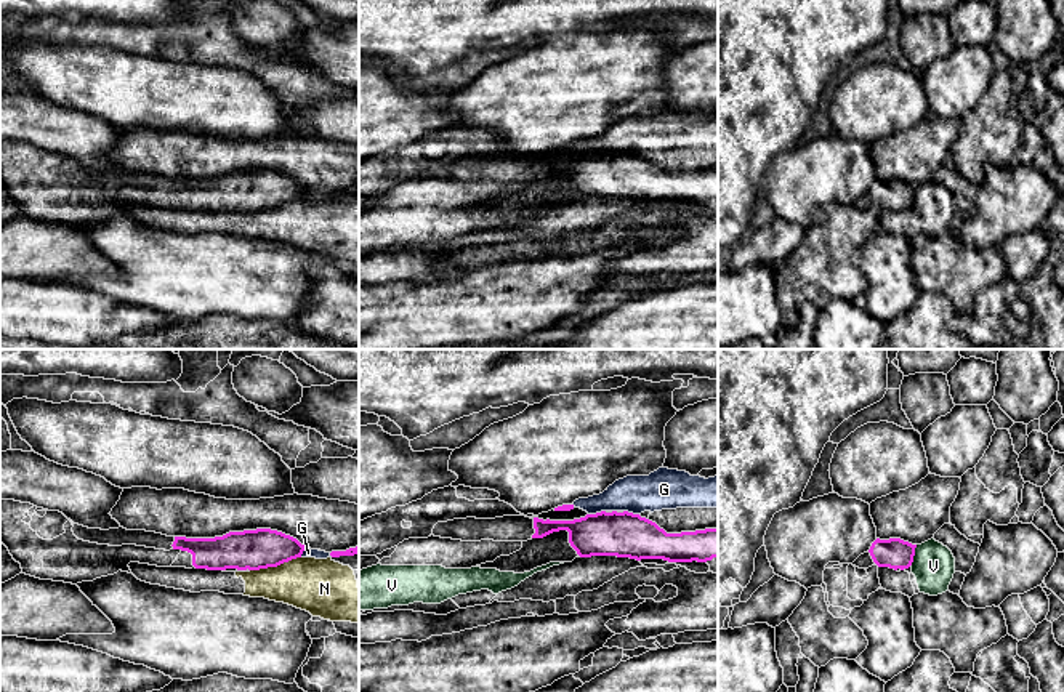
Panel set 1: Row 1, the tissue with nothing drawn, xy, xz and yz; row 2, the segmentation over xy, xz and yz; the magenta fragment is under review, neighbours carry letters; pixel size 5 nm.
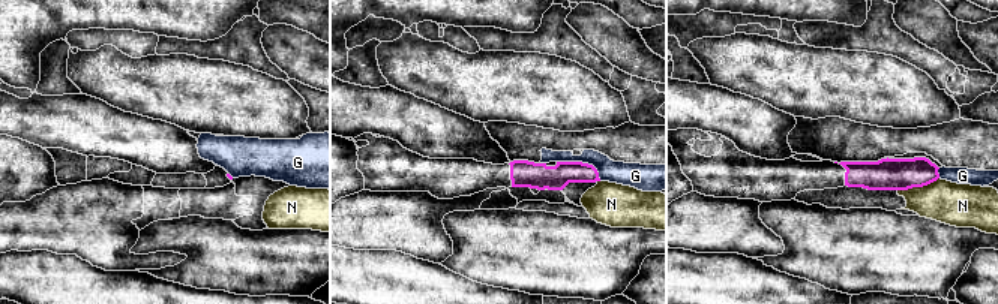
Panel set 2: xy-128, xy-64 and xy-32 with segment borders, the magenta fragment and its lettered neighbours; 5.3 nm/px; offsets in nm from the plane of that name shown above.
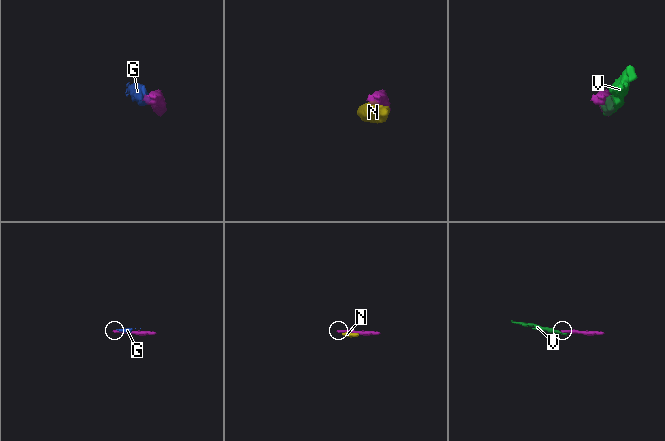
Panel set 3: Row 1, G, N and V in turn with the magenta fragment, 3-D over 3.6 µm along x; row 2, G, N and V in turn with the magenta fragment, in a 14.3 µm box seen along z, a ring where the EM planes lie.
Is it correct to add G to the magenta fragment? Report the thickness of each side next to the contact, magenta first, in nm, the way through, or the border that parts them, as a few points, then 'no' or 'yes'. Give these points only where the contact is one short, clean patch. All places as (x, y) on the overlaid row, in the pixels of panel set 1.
220/190 nm | no

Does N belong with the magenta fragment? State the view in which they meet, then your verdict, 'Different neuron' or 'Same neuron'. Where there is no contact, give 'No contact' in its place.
Touches magenta in xy. Different neuron

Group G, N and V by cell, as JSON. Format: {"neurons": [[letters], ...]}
{"neurons": [["G"], ["N", "V"]]}

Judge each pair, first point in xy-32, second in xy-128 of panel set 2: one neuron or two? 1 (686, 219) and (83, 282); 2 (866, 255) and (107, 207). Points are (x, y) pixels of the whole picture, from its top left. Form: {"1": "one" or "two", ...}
{"1": "two", "2": "two"}

